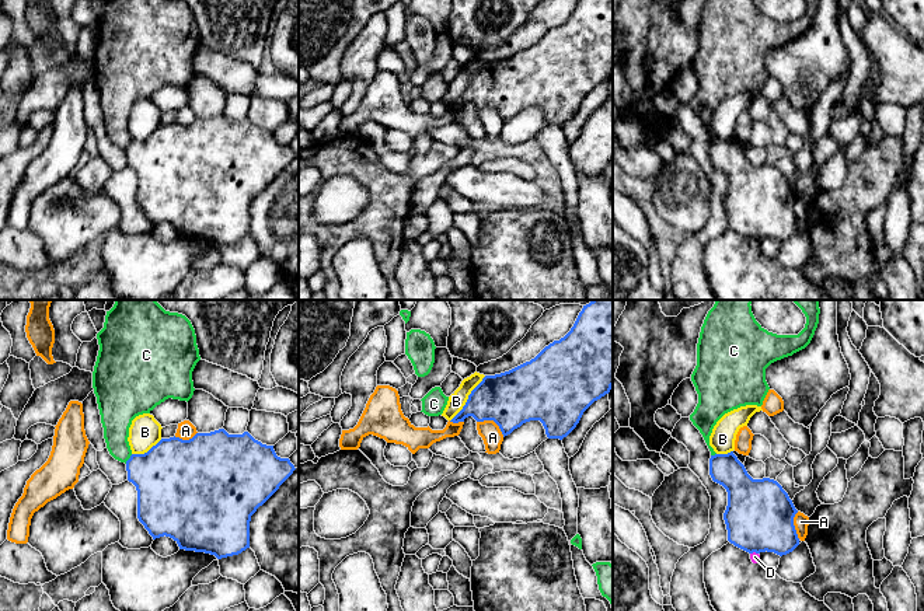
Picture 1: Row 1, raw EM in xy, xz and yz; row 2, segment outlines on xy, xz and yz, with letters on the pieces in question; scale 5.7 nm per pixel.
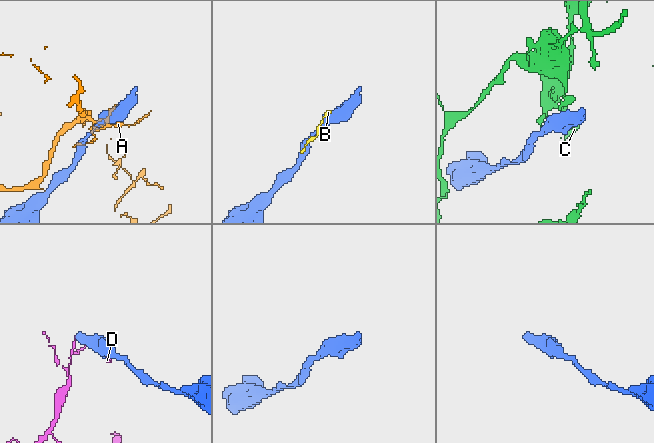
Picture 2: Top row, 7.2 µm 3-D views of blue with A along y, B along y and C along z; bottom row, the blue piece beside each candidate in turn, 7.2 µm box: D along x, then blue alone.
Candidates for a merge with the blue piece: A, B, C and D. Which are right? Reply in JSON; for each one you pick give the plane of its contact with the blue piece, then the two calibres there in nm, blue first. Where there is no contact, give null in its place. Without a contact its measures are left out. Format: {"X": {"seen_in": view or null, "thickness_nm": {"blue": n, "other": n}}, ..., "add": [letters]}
{"add": []}

